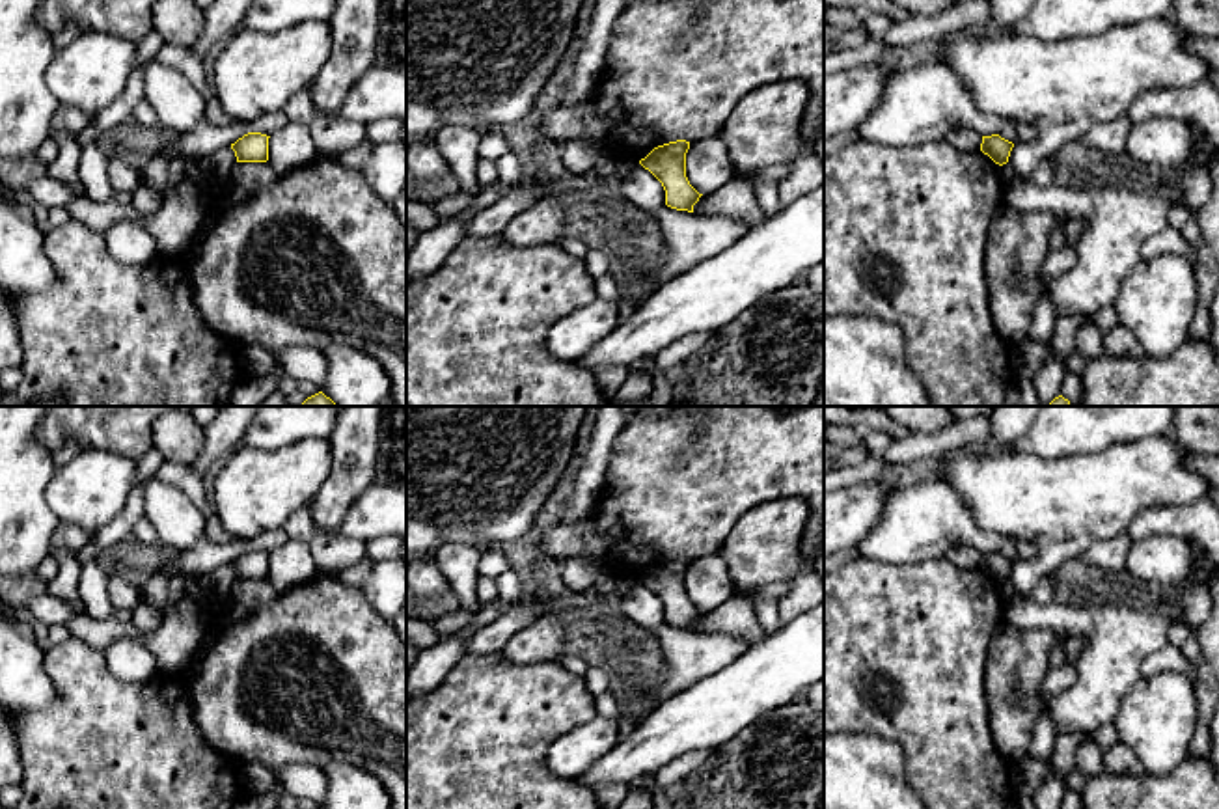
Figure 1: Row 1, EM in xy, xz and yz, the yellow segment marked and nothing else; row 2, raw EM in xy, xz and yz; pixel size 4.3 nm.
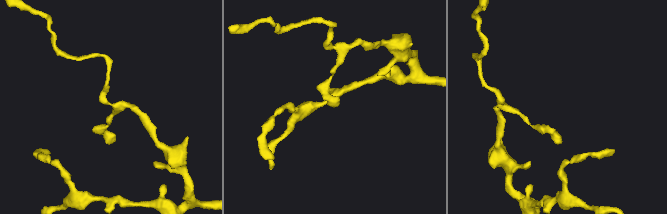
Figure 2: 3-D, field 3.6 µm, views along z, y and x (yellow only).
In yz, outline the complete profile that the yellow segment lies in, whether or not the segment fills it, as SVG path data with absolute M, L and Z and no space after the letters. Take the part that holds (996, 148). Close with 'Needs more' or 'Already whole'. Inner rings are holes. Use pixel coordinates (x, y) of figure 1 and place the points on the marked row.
M999 134L982 136L982 144L980 144L980 151L999 166L1008 162L1012 147L1014 144L1001 138Z. Already whole

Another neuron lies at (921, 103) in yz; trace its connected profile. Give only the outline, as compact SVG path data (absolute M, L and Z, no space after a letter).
M943 62L897 67L885 82L885 95L856 127L859 140L889 147L913 147L945 140L954 127L971 127L980 136L999 134L1005 119L977 108L960 76Z

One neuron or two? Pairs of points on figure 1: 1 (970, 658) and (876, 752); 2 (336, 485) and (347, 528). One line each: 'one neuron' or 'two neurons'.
1: two neurons
2: two neurons

